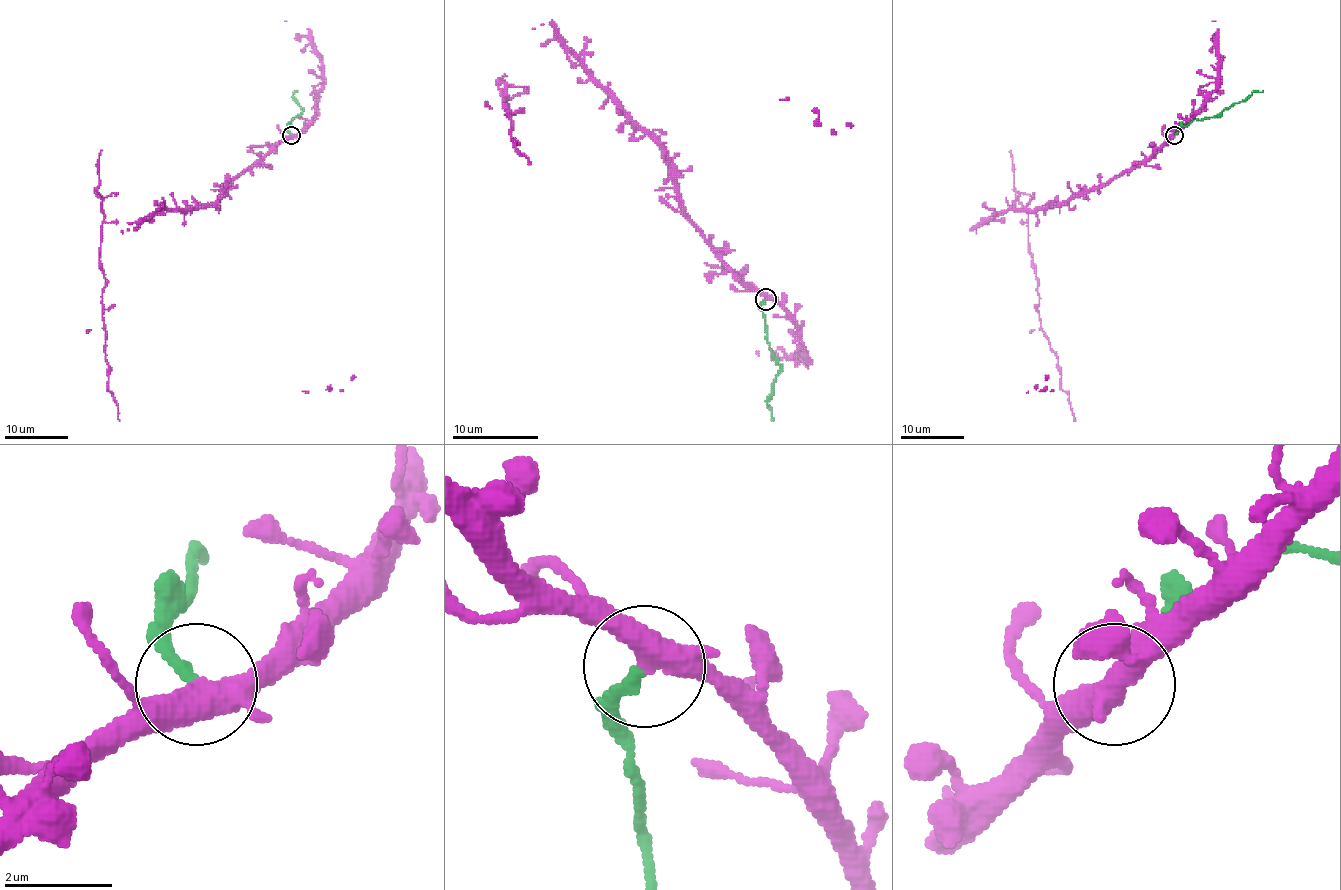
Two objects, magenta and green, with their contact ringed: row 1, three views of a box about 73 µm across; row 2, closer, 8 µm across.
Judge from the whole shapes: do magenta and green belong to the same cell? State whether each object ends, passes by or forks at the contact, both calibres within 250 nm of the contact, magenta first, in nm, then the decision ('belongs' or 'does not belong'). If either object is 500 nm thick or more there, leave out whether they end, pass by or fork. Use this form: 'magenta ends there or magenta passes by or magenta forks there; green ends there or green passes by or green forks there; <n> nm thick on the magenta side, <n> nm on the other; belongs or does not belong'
magenta forks there; green ends there; 380 nm thick on the magenta side, 240 nm on the other; does not belong

